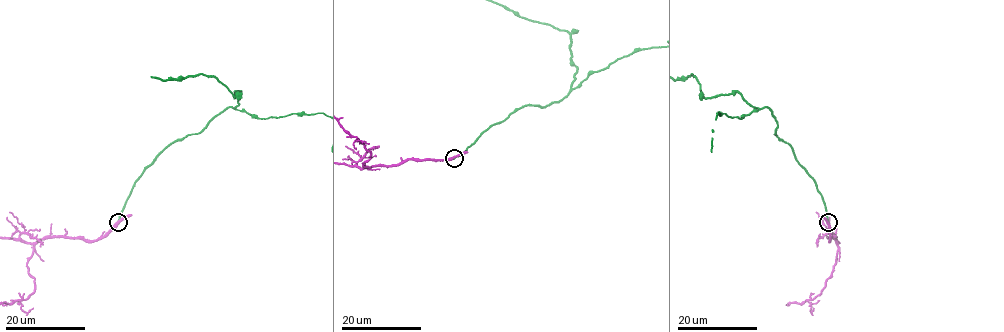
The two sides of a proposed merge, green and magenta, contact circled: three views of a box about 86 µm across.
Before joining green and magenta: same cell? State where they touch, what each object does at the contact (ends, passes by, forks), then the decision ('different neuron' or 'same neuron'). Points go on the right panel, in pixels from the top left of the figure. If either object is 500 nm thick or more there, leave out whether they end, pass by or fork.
place (828, 222); green ends; magenta passes by; different neuron

